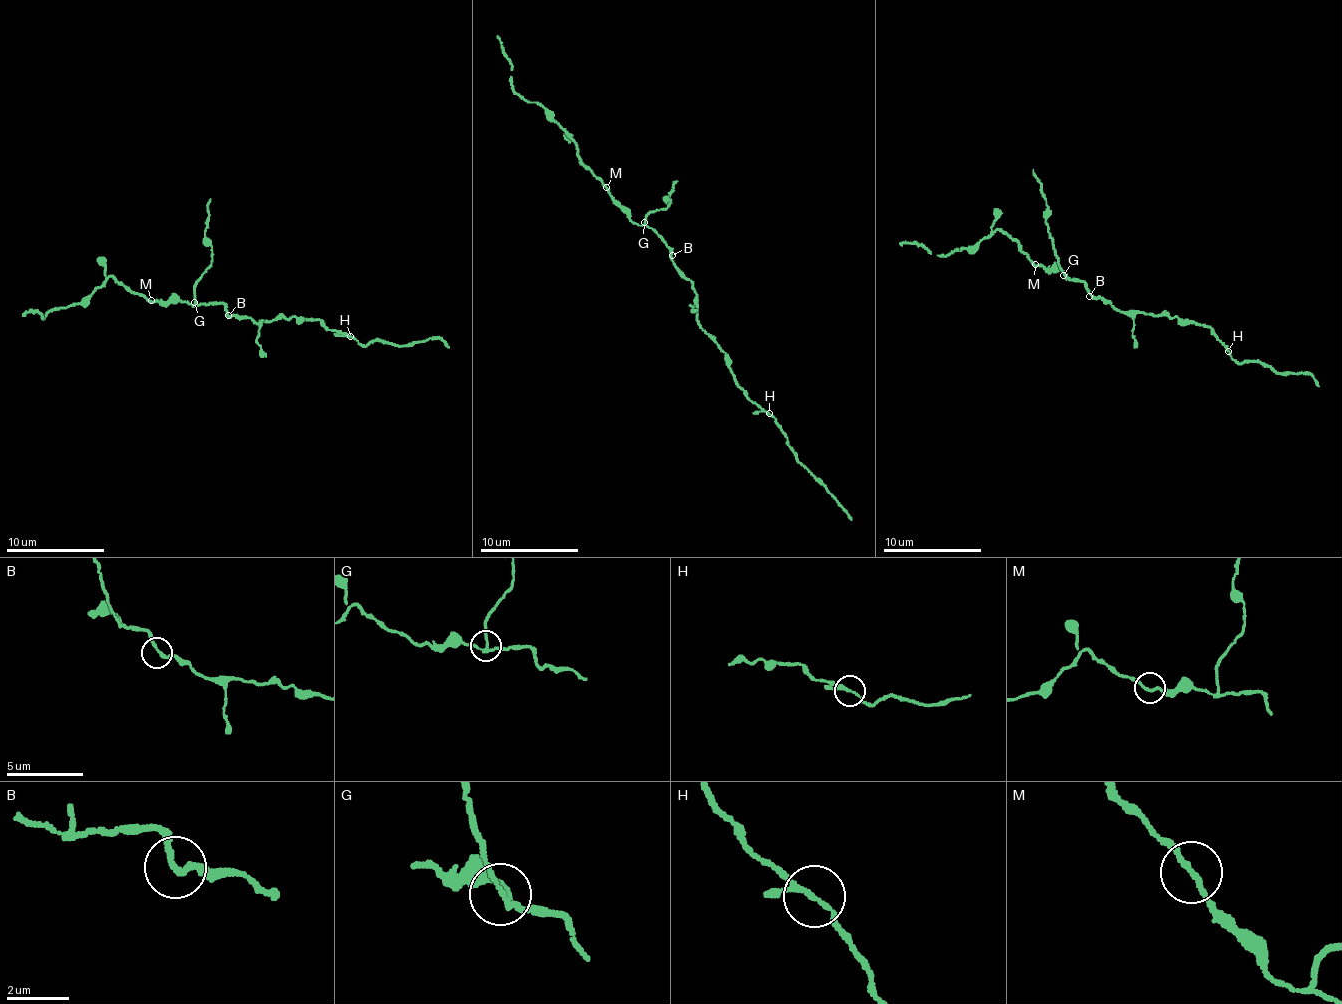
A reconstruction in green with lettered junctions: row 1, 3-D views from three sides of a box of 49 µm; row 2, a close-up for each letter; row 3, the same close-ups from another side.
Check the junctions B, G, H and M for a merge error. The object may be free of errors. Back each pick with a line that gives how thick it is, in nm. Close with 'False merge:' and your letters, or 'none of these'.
G: 140 nm thick
False merge: G

